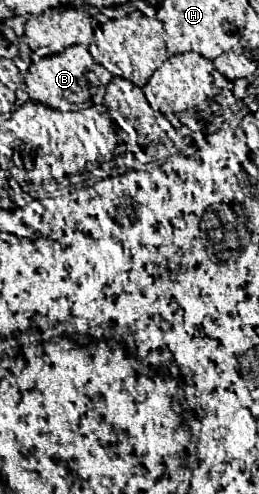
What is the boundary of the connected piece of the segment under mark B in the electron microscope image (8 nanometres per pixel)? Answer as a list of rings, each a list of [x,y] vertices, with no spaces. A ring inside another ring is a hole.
[[[72,45],[60,53],[42,57],[36,63],[32,63],[26,73],[26,89],[32,101],[44,103],[60,111],[78,111],[92,105],[102,105],[106,87],[112,83],[112,79],[114,77],[106,69],[94,63],[86,47]],[[94,71],[100,71],[100,77]]]

